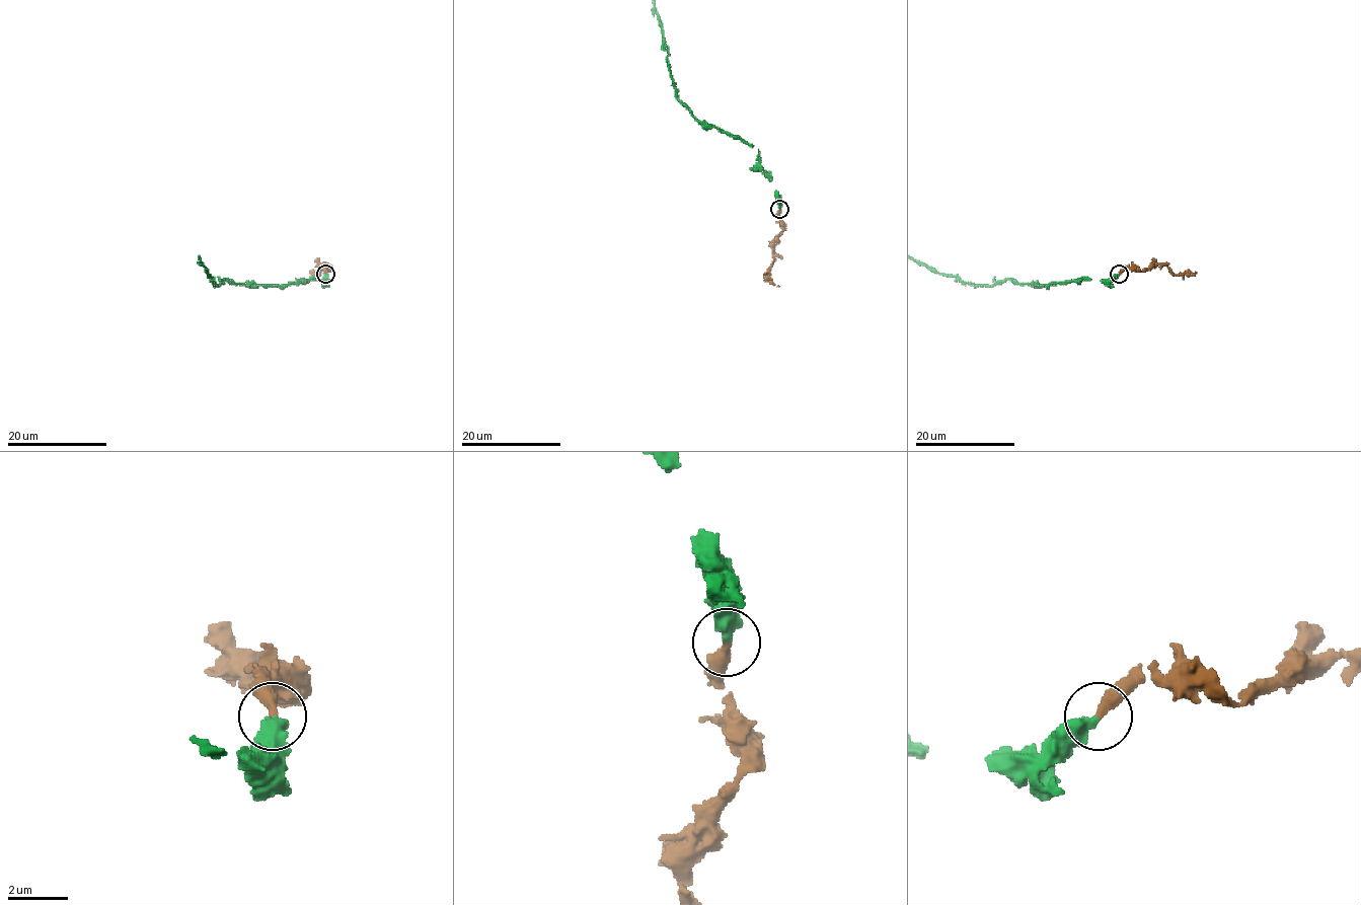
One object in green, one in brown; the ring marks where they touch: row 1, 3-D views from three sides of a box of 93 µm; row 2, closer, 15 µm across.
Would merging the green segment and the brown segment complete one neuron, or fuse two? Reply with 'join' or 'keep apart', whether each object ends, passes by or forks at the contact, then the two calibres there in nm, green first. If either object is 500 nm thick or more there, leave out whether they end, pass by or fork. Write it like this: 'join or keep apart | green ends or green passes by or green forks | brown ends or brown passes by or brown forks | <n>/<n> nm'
join | green ends | brown ends | 440/360 nm

